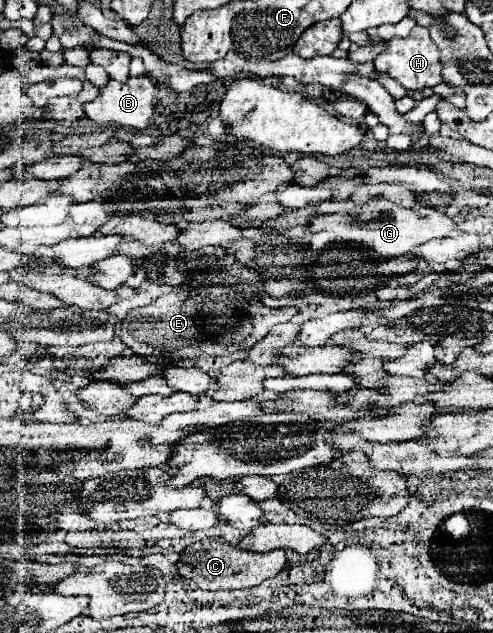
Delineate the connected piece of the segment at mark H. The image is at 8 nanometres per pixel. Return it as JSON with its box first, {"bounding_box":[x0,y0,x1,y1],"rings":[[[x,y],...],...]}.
{"bounding_box":[375,27,441,91],"rings":[[[413,27],[411,33],[405,39],[391,39],[387,51],[383,51],[375,59],[375,69],[387,73],[389,77],[397,79],[405,89],[411,91],[421,91],[423,87],[433,87],[441,83],[441,61],[439,61],[439,51],[429,39],[429,31],[425,27]]]}

